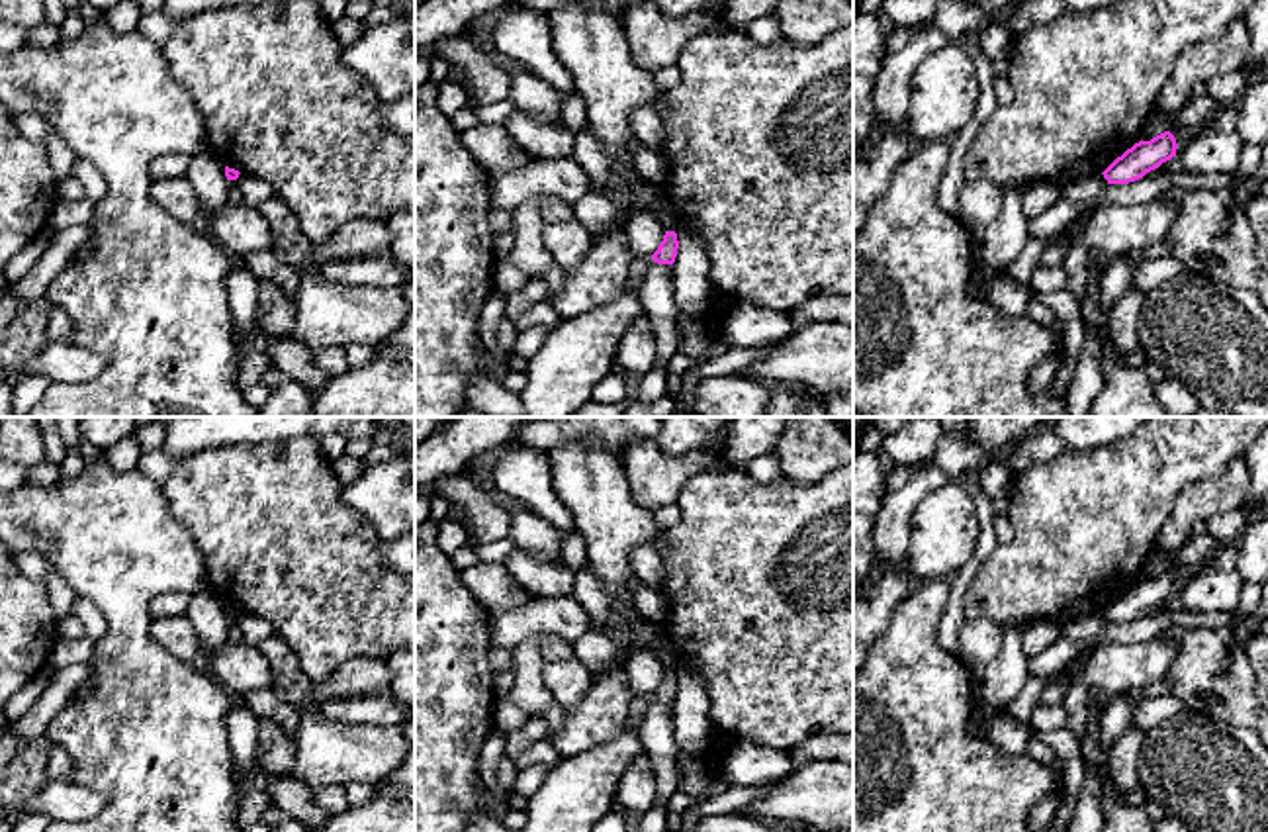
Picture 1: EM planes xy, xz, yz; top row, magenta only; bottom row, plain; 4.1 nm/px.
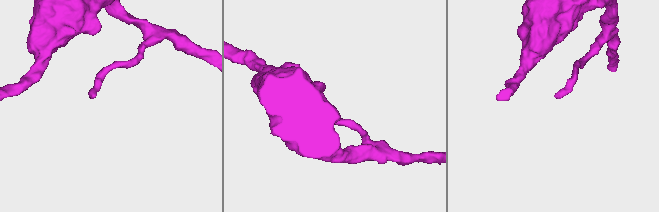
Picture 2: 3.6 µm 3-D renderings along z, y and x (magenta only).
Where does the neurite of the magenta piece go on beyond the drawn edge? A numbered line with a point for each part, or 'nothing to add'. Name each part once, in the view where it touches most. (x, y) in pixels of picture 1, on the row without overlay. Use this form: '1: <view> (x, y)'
nothing to add

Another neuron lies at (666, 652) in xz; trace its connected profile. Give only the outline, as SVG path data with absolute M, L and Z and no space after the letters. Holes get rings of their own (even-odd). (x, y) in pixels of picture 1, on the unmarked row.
M665 623L654 624L654 644L650 650L656 654L656 658L663 664L665 670L675 670L679 664L677 648L673 646Z

